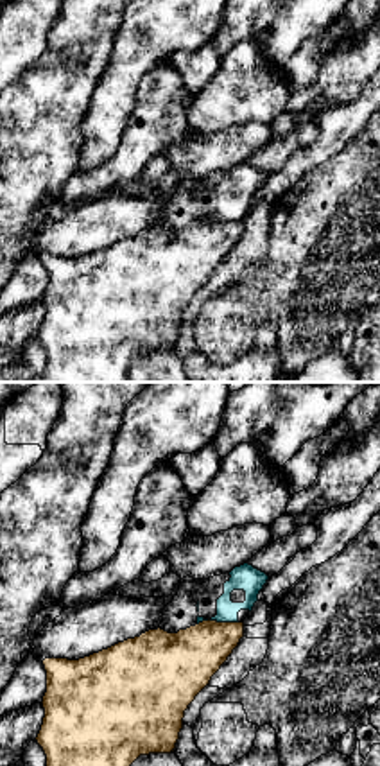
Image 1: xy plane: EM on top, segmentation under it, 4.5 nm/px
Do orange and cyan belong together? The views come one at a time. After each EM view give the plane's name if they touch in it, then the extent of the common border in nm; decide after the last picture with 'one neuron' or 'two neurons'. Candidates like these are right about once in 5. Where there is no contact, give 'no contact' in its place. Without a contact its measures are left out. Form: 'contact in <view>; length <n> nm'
contact in xy; length 180 nm

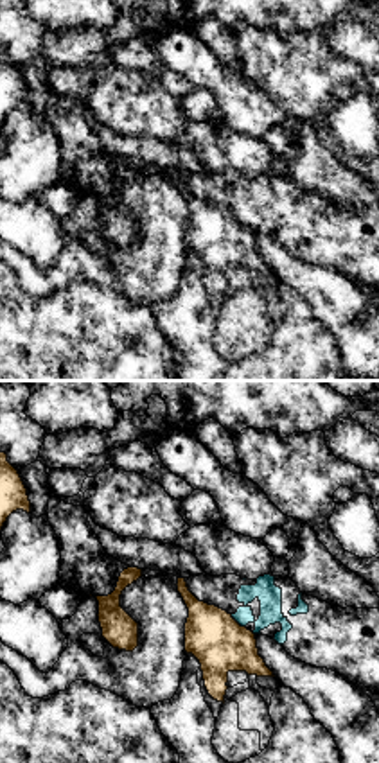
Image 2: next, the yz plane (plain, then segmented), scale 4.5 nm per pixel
contact in yz; length 90 nm

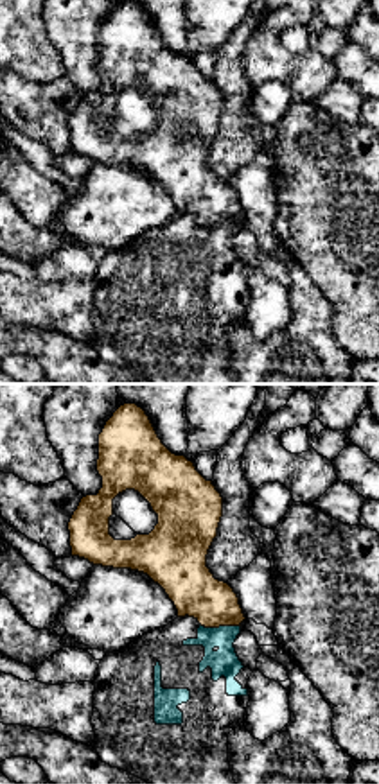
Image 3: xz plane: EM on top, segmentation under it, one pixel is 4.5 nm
contact in xz; length 180 nm

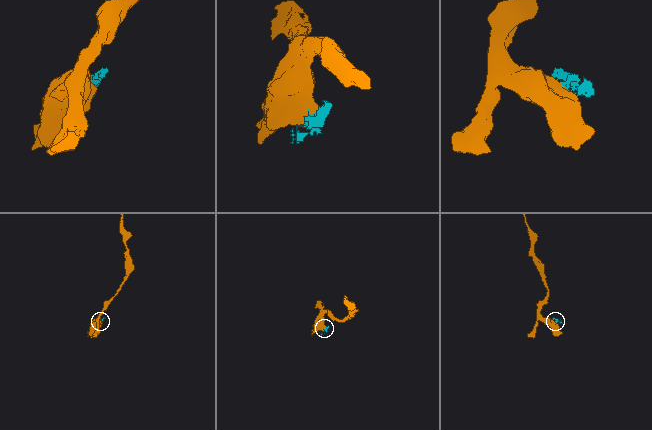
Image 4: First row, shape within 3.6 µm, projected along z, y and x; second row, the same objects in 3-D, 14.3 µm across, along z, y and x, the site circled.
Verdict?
two neurons

